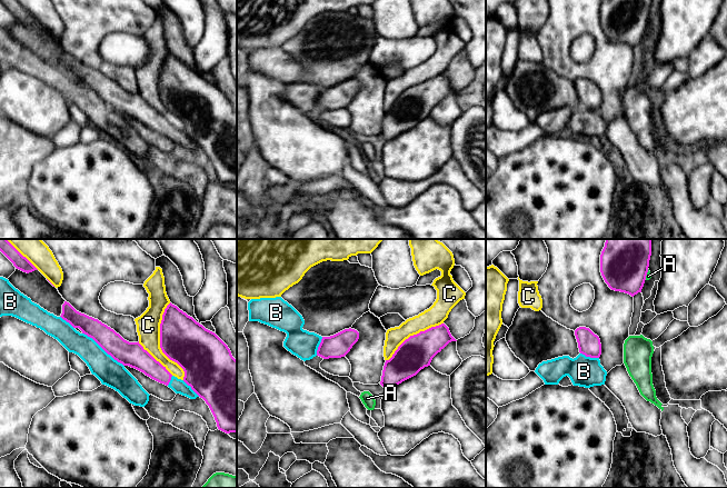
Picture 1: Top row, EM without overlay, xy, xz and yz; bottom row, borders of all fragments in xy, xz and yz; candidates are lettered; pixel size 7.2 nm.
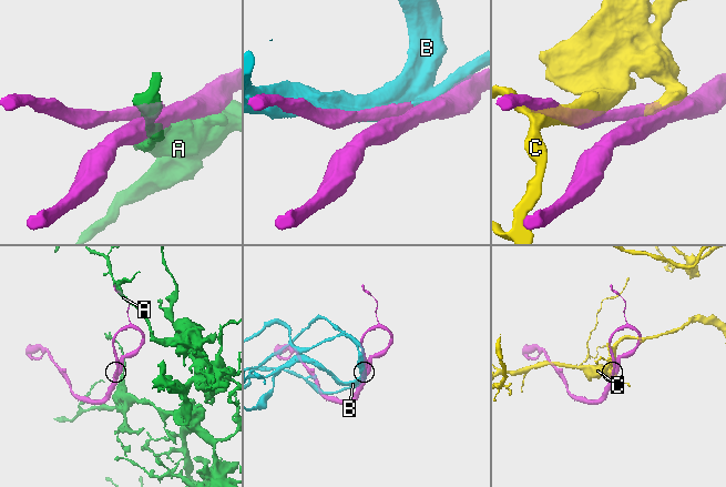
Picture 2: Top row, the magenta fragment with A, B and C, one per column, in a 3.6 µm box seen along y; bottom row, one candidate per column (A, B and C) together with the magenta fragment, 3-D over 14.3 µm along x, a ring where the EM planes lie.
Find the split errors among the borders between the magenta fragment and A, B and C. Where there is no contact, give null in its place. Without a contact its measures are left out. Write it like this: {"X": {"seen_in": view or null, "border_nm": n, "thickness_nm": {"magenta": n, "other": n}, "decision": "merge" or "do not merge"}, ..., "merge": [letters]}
{"A": {"seen_in": "yz", "border_nm": 80, "thickness_nm": {"magenta": 320, "other": 40}, "decision": "do not merge"}, "B": {"seen_in": "xy", "border_nm": 380, "thickness_nm": {"magenta": 180, "other": 190}, "decision": "merge"}, "C": {"seen_in": "xy", "border_nm": 550, "thickness_nm": {"magenta": 340, "other": 180}, "decision": "do not merge"}, "merge": ["B"]}

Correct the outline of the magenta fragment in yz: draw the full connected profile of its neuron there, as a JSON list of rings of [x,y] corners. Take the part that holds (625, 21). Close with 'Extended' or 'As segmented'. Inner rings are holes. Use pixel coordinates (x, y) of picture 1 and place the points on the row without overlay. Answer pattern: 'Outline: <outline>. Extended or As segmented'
Outline: [[[602,0],[600,23],[611,41],[634,48],[641,43],[651,0]]]. As segmented

